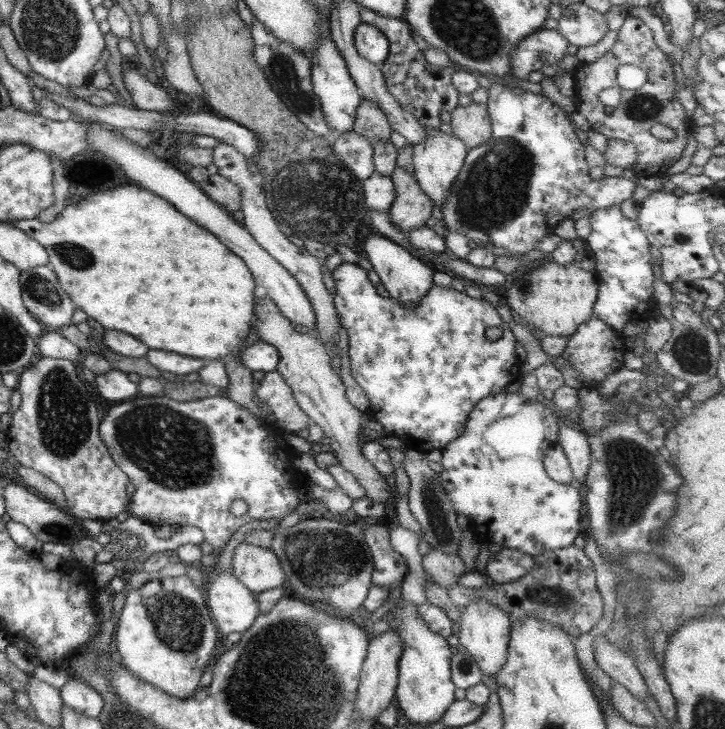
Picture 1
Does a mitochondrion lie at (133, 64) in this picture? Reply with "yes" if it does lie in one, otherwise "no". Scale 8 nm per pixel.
no

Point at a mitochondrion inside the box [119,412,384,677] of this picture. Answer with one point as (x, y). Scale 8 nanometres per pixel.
(317, 555)

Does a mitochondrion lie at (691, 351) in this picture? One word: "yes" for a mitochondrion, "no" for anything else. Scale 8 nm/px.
yes

